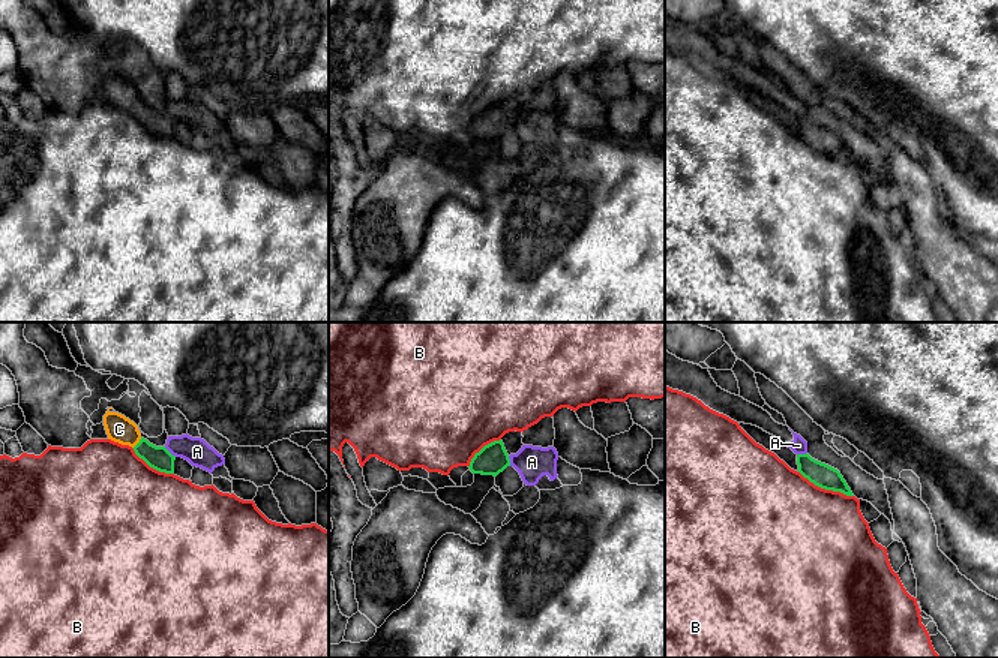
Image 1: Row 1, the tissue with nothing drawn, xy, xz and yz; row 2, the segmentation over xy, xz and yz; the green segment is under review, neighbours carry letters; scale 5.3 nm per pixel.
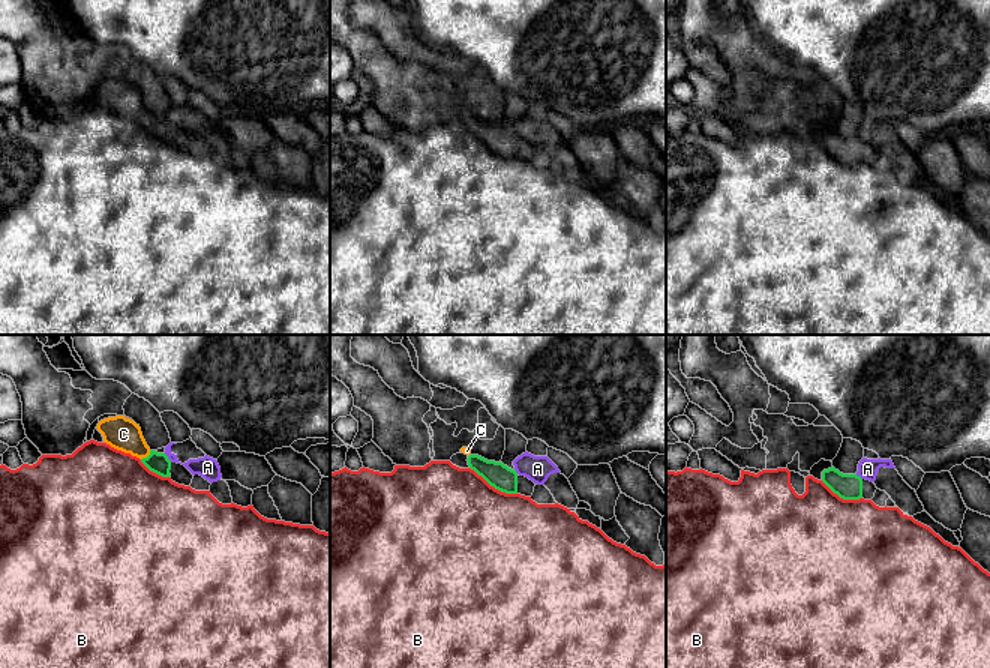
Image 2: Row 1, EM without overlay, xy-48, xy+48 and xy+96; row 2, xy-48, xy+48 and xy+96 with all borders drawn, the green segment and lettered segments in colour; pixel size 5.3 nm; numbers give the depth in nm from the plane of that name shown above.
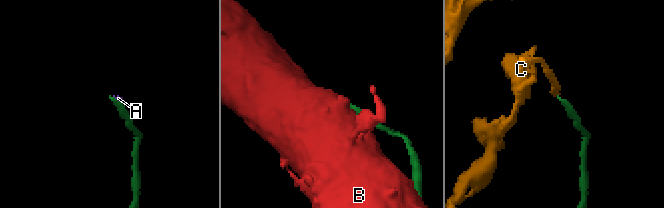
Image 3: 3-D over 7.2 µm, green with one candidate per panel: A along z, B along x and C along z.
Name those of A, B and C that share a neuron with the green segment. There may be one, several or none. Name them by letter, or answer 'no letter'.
C

